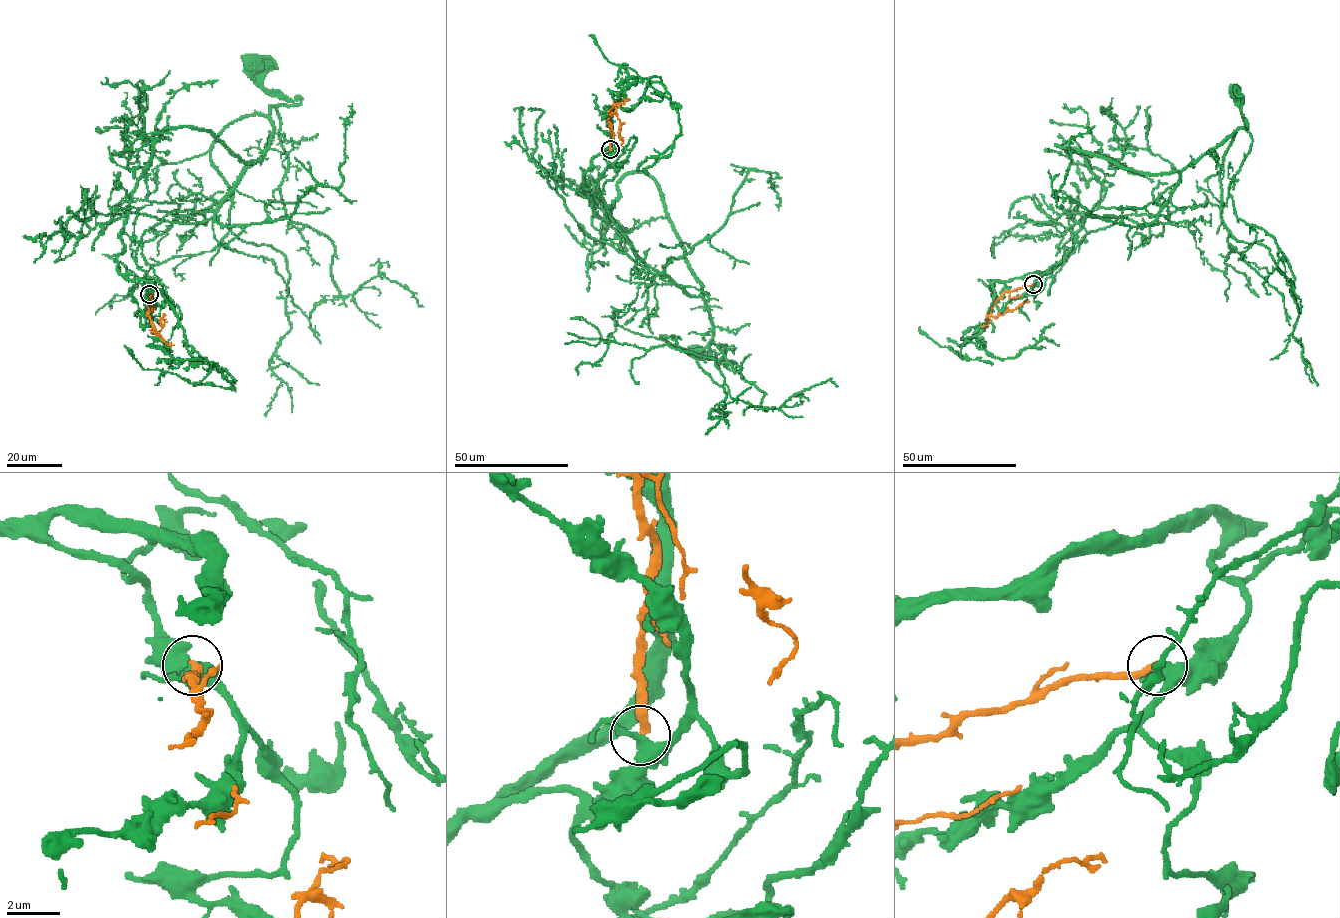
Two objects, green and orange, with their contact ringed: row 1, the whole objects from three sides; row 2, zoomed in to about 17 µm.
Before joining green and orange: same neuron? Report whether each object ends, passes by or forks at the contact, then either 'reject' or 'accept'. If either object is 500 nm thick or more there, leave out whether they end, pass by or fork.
green forks; orange ends; reject

